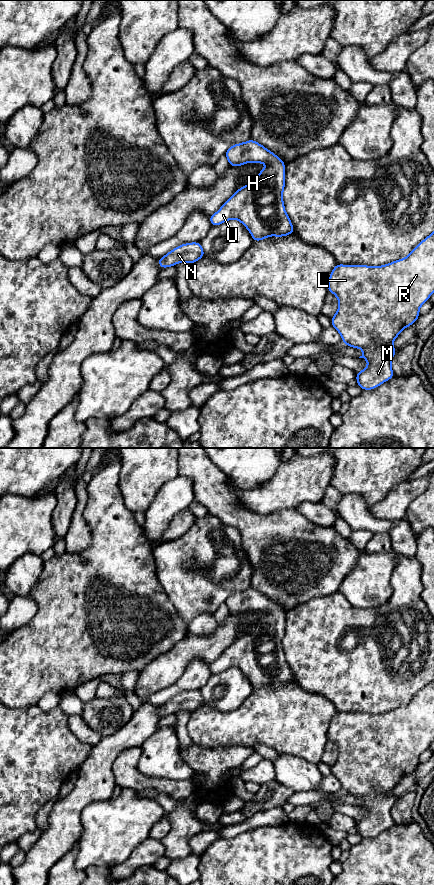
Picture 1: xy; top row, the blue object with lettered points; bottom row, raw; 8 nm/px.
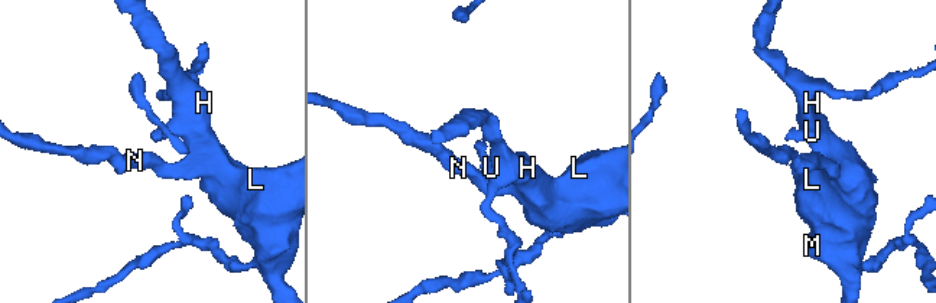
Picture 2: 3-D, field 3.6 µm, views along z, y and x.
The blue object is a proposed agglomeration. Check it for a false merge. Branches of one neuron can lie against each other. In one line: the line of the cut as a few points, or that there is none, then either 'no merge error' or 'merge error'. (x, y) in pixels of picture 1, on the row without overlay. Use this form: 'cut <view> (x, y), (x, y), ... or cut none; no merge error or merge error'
cut none; no merge error

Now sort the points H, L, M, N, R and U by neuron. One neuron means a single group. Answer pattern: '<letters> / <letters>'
H L M N R U

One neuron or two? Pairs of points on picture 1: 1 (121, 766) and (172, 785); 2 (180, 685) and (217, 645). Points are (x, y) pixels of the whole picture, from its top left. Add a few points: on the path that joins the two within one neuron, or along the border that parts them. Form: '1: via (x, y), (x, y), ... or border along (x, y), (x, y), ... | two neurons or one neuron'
1: via (134, 779), (138, 782), (159, 784) | one neuron
2: border along (208, 664), (198, 658), (193, 658), (182, 674) | two neurons

